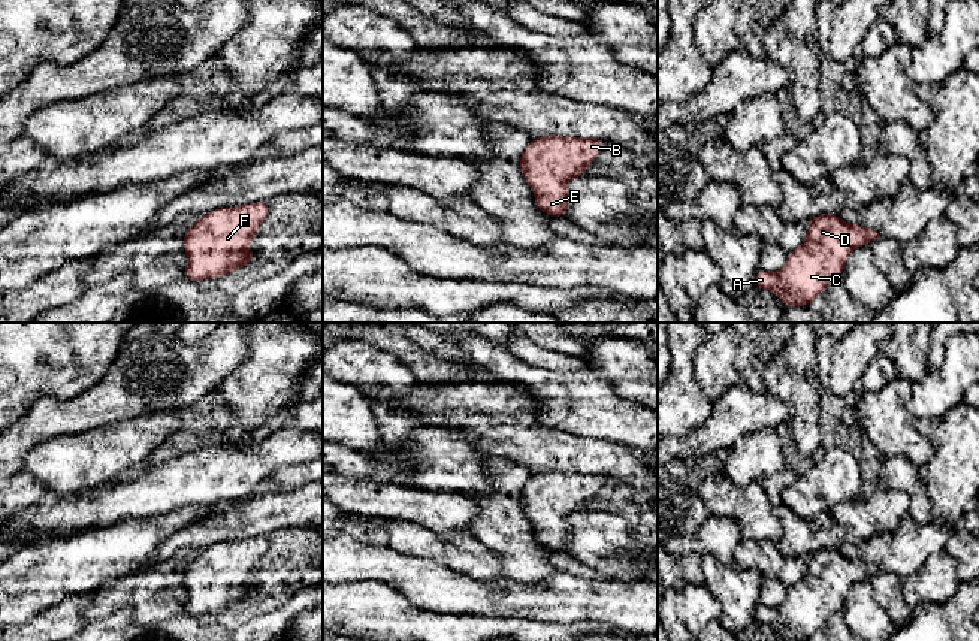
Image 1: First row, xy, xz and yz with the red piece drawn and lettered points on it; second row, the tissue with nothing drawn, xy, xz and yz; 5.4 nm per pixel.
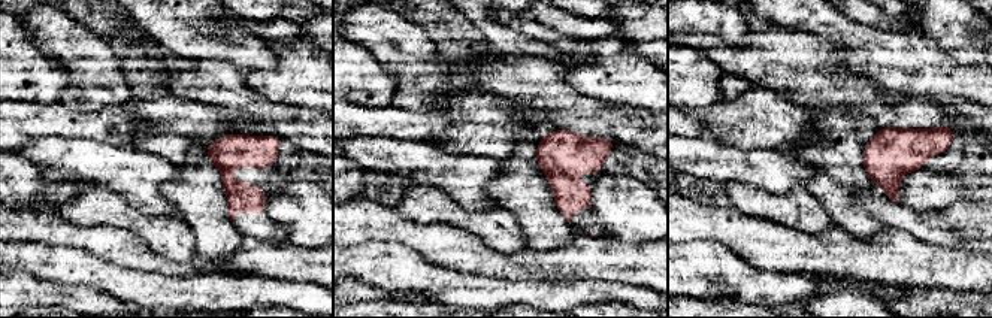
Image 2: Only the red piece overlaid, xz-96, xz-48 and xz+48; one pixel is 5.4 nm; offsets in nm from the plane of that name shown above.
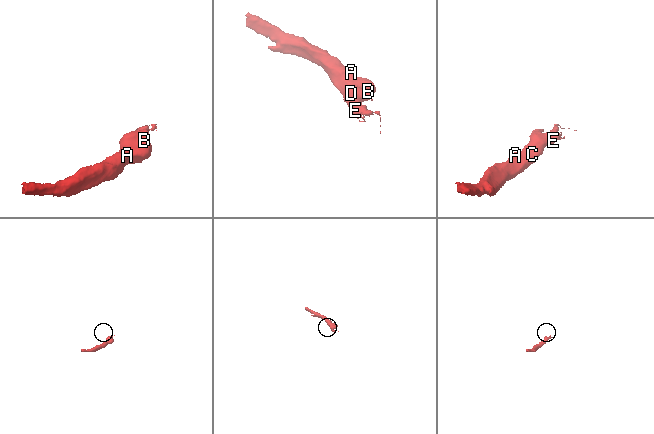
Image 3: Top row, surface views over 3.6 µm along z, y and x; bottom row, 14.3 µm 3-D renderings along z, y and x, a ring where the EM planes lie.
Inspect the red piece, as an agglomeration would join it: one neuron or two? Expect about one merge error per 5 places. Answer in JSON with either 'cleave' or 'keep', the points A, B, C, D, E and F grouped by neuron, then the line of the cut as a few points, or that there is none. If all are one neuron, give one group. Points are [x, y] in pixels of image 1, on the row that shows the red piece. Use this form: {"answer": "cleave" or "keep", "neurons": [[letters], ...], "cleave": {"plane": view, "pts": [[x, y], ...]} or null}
{"answer": "keep", "neurons": [["A", "B", "C", "D", "E", "F"]], "cleave": null}

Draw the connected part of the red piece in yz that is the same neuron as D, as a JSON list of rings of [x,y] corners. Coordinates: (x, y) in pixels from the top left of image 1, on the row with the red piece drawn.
[[[818,215],[806,226],[807,238],[794,251],[788,253],[783,269],[776,273],[759,270],[755,275],[753,287],[774,293],[786,308],[809,306],[839,275],[843,275],[849,253],[880,238],[876,230],[859,224],[847,224],[840,215]]]

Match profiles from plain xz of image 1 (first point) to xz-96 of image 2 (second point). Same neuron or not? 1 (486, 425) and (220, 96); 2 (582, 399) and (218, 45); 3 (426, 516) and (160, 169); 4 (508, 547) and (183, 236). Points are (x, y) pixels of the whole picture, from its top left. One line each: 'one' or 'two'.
1: one
2: two
3: one
4: two

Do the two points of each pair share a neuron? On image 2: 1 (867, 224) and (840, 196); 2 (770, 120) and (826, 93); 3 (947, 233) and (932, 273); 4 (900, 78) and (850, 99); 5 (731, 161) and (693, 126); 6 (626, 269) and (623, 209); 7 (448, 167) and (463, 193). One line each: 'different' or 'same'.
1: same
2: different
3: different
4: different
5: different
6: different
7: same

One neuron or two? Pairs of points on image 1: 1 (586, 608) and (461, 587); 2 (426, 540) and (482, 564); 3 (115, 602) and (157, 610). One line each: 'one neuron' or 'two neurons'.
1: one neuron
2: one neuron
3: one neuron

